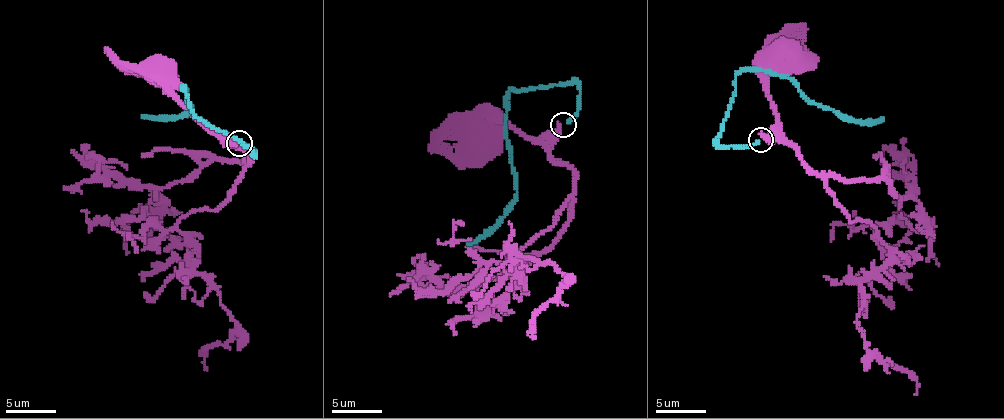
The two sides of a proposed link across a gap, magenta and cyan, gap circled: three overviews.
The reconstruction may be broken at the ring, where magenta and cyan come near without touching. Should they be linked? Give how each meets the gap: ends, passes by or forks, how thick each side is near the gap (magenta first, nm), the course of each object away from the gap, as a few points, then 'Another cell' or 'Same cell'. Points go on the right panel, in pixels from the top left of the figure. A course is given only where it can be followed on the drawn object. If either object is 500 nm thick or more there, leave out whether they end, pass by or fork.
At the ring magenta ends. At the ring cyan ends. Thickness 480 nm (magenta) against 200 nm. Course of magenta: (761, 136), (776, 123), (776, 105), (763, 73), (783, 55). Course of cyan: (759, 141), (718, 142), (735, 77), (743, 71), (786, 75), (811, 101), (856, 121), (883, 120). Another cell

